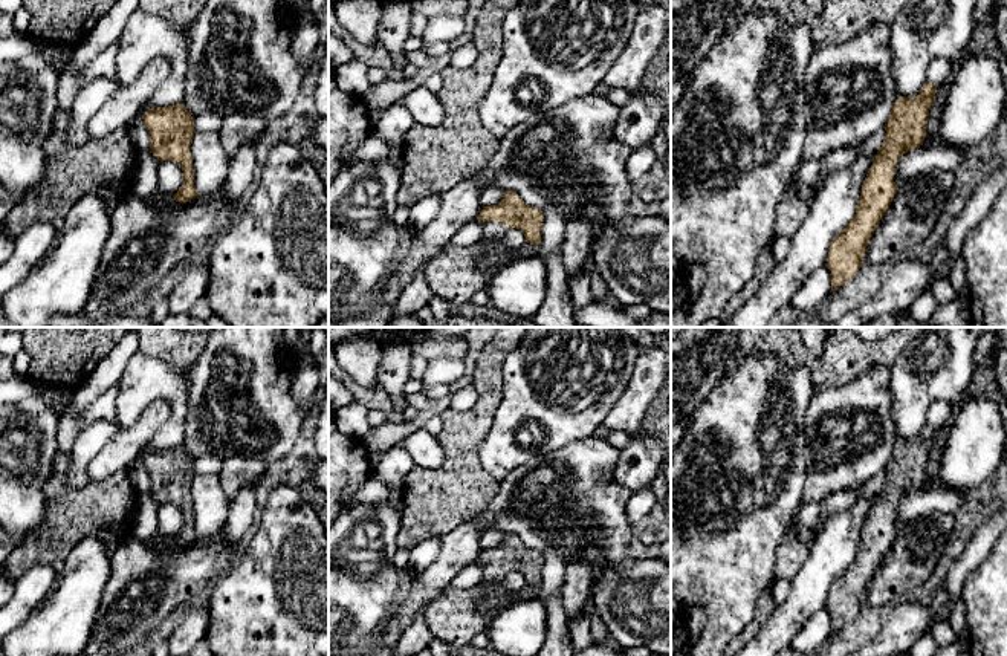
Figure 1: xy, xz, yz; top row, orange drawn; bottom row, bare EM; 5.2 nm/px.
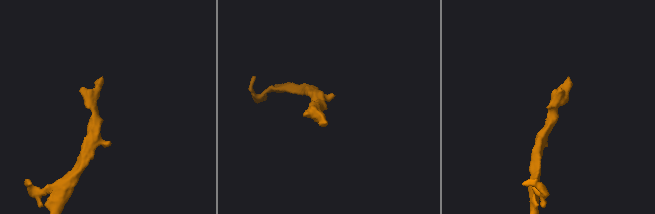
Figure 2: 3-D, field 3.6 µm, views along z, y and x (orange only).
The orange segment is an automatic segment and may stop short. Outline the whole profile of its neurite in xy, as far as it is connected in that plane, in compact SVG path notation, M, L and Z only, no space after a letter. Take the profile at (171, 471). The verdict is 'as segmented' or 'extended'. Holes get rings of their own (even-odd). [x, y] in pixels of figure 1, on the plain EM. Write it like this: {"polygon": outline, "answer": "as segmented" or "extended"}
{"polygon": "M183 445L168 450L148 451L142 457L150 476L150 492L160 503L173 503L183 514L183 526L173 538L176 544L186 546L199 535L194 529L193 498L189 488L194 479L194 459Z", "answer": "as segmented"}

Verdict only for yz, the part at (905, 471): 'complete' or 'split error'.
complete

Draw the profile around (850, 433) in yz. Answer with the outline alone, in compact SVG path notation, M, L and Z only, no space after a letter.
M871 365L848 384L813 387L805 414L807 479L801 502L863 486L885 469L897 442L889 382L891 369Z

